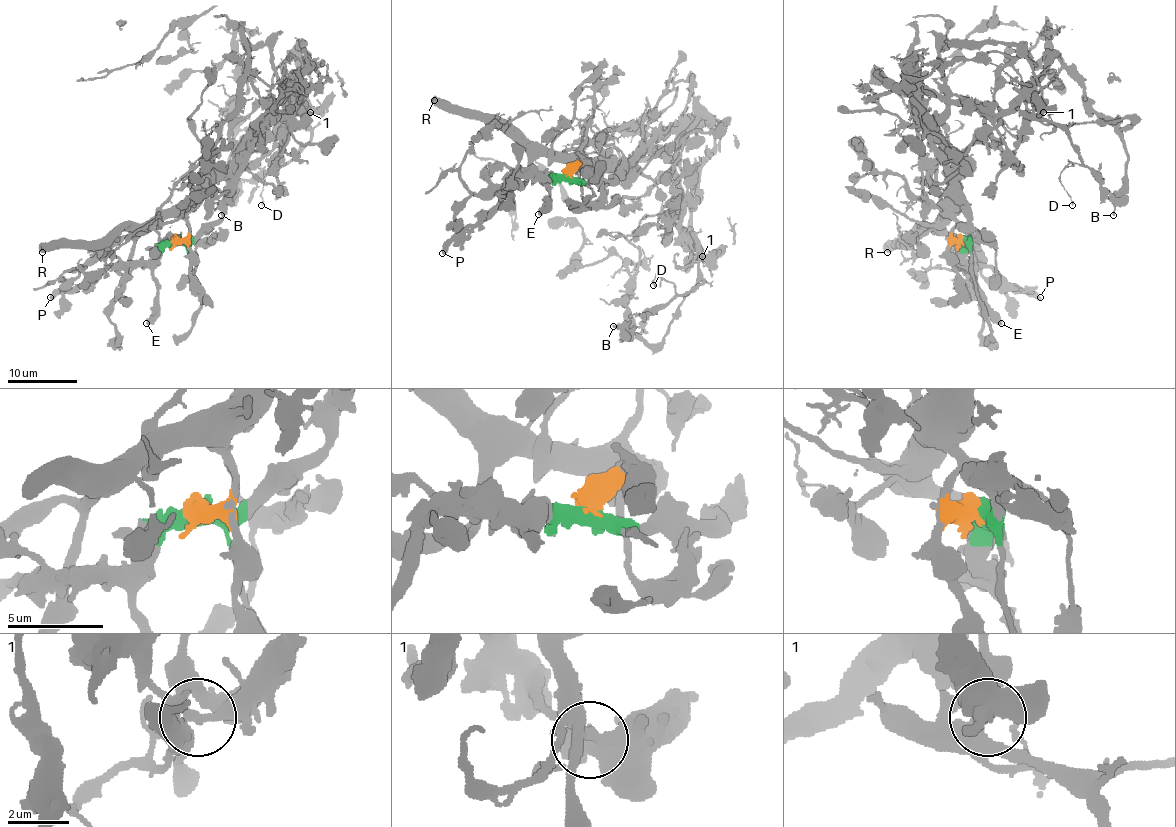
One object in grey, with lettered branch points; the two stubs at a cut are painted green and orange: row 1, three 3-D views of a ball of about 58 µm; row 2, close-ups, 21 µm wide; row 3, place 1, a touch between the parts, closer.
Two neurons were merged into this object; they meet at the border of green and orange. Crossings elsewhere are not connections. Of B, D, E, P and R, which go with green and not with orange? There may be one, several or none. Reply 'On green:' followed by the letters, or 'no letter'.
On green: E, P

